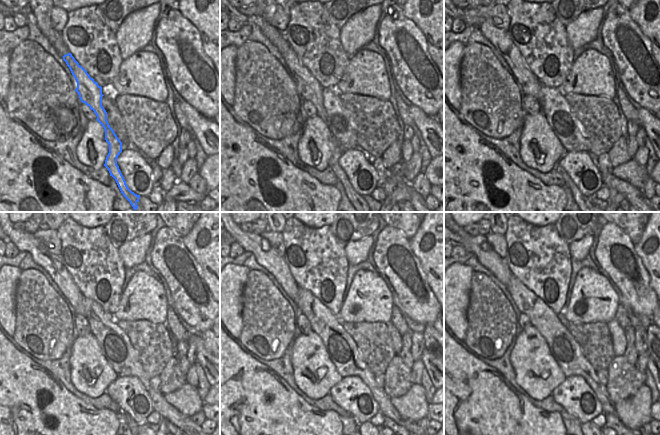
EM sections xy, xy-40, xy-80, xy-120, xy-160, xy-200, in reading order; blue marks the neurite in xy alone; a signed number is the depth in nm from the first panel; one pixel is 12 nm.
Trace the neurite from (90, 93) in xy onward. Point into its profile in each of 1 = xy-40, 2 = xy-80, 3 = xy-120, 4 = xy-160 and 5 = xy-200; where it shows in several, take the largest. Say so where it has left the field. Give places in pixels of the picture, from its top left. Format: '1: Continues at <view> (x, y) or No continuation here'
1: Continues at xy-40 (309, 88)
2: Continues at xy-80 (500, 39)
3: Continues at xy-120 (24, 241)
4: Continues at xy-160 (275, 264)
5: Continues at xy-200 (478, 245)

